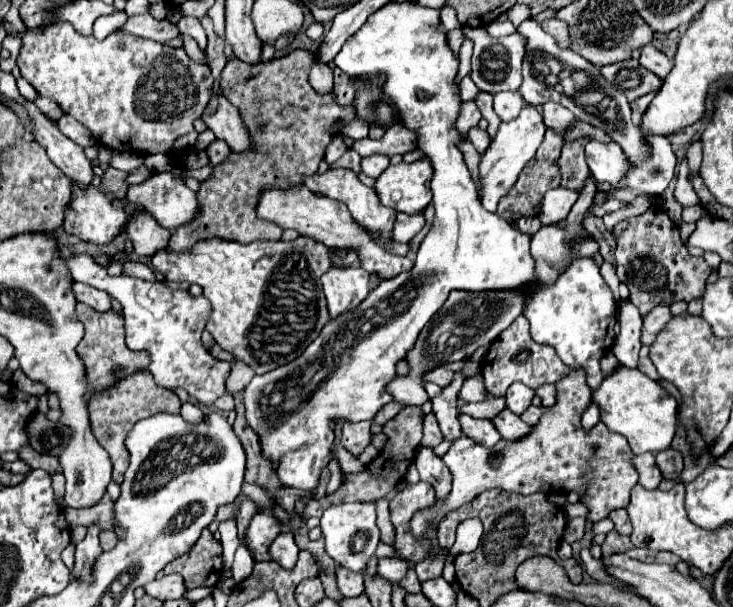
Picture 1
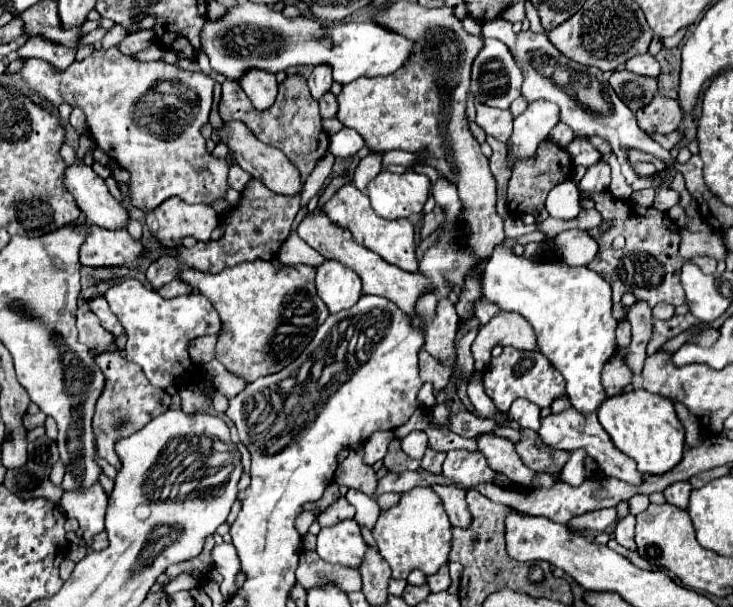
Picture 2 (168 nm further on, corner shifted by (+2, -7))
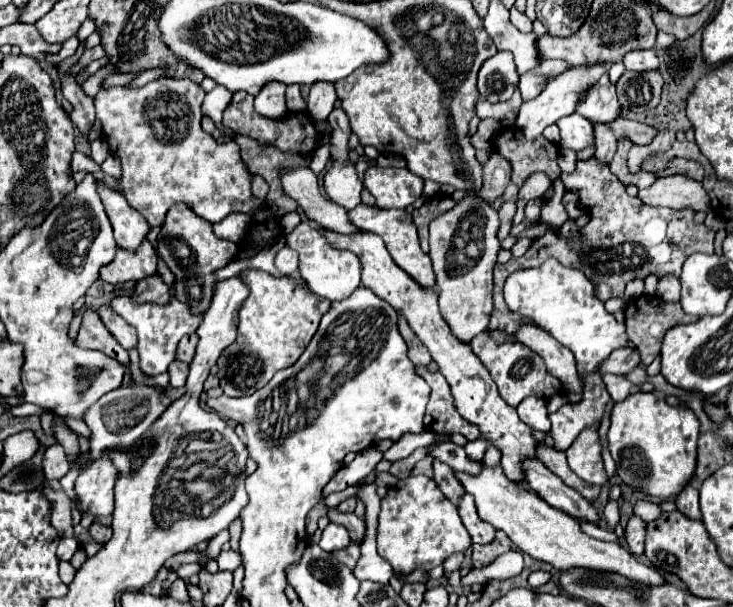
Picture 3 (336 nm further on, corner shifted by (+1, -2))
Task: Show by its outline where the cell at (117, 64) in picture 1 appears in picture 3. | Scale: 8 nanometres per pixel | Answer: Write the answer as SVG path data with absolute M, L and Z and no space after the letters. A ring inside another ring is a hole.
M157 78L149 82L143 88L109 88L109 90L99 90L95 96L95 108L97 108L97 118L103 124L103 134L111 146L111 152L121 158L123 166L123 194L127 202L145 216L145 220L161 228L165 222L165 214L169 212L171 206L183 202L197 216L203 220L215 224L221 222L225 216L233 212L243 212L243 214L253 214L259 208L265 208L265 200L259 200L251 192L251 174L247 166L243 164L239 156L239 146L237 144L217 144L213 136L203 132L201 128L201 102L205 98L205 92L199 84L191 80L173 80L173 78Z

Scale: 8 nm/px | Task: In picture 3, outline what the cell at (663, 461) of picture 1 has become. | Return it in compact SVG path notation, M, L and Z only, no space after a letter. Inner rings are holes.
M687 486L677 498L675 498L677 510L685 514L691 520L701 520L701 510L699 510L699 492L695 486Z

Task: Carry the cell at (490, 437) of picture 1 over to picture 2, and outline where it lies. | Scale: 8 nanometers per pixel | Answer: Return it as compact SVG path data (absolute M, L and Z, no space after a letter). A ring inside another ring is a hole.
M484 433L484 435L476 437L476 443L478 443L478 449L484 453L488 465L496 473L506 475L514 483L530 485L534 473L520 461L520 457L514 449L514 443L510 439L498 437L494 433Z

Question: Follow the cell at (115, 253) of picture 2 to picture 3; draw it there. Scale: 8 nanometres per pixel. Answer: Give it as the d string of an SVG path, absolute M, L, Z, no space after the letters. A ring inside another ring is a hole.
M145 240L137 252L117 250L115 260L101 268L101 280L109 284L123 284L123 282L139 282L141 278L157 274L157 254L149 240Z

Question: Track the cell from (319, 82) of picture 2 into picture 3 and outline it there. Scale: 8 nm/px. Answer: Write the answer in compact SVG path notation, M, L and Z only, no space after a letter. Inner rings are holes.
M317 82L311 86L307 110L315 120L327 120L327 116L335 108L335 100L337 100L335 86L331 82Z

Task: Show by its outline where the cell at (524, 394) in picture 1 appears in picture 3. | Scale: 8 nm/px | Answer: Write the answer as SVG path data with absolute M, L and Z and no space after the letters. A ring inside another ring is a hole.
M525 398L525 402L517 406L517 414L533 430L549 432L551 422L547 418L547 402L543 398Z

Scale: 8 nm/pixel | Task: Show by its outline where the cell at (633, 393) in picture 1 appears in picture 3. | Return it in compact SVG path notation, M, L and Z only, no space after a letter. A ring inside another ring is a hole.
M635 392L615 404L607 434L621 484L663 500L675 498L693 478L697 468L697 438L699 420L693 410L669 406L655 392Z

